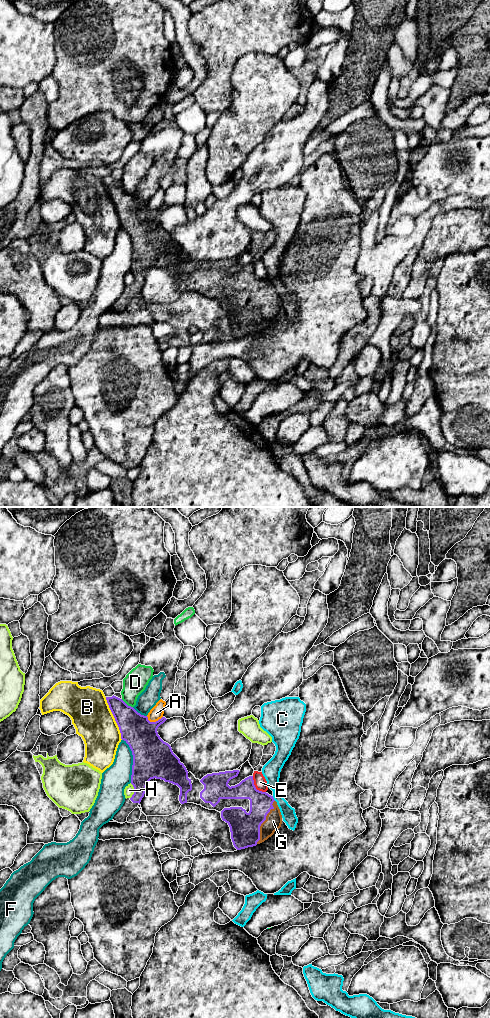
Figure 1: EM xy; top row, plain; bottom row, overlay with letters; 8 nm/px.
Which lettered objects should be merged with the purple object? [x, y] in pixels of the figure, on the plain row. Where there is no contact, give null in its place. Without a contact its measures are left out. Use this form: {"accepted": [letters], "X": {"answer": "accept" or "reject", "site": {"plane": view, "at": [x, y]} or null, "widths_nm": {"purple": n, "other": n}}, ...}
{"accepted": ["G"], "A": {"answer": "reject", "site": {"plane": "xy", "at": [154, 210]}, "widths_nm": {"purple": 280, "other": 110}}, "B": {"answer": "reject", "site": {"plane": "xy", "at": [114, 205]}, "widths_nm": {"purple": 260, "other": 320}}, "C": {"answer": "reject", "site": {"plane": "xy", "at": [273, 286]}, "widths_nm": {"purple": 180, "other": 150}}, "D": {"answer": "reject", "site": {"plane": "xy", "at": [126, 192]}, "widths_nm": {"purple": 260, "other": 190}}, "E": {"answer": "reject", "site": {"plane": "xy", "at": [255, 275]}, "widths_nm": {"purple": 180, "other": 100}}, "F": {"answer": "reject", "site": {"plane": "xy", "at": [133, 249]}, "widths_nm": {"purple": 320, "other": 200}}, "G": {"answer": "accept", "site": {"plane": "xy", "at": [263, 309]}, "widths_nm": {"purple": 240, "other": 130}}, "H": {"answer": "reject", "site": {"plane": "xy", "at": [134, 279]}, "widths_nm": {"purple": 240, "other": 80}}}

